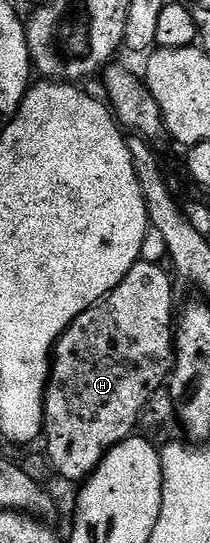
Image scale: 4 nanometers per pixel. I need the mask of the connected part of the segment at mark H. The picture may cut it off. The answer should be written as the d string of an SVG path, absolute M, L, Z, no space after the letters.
M143 261L136 263L130 273L117 287L107 295L102 302L95 303L86 313L79 315L70 326L60 334L60 339L52 352L50 360L50 374L48 376L48 389L44 392L44 433L42 443L48 446L48 459L52 462L52 467L64 479L69 479L75 485L83 484L85 479L90 478L96 471L96 466L106 457L106 453L114 445L118 445L124 439L133 438L137 430L140 414L150 401L150 397L155 391L161 390L169 382L174 366L174 311L172 315L172 306L176 299L172 296L173 276L164 272L165 268L158 263L145 263Z

